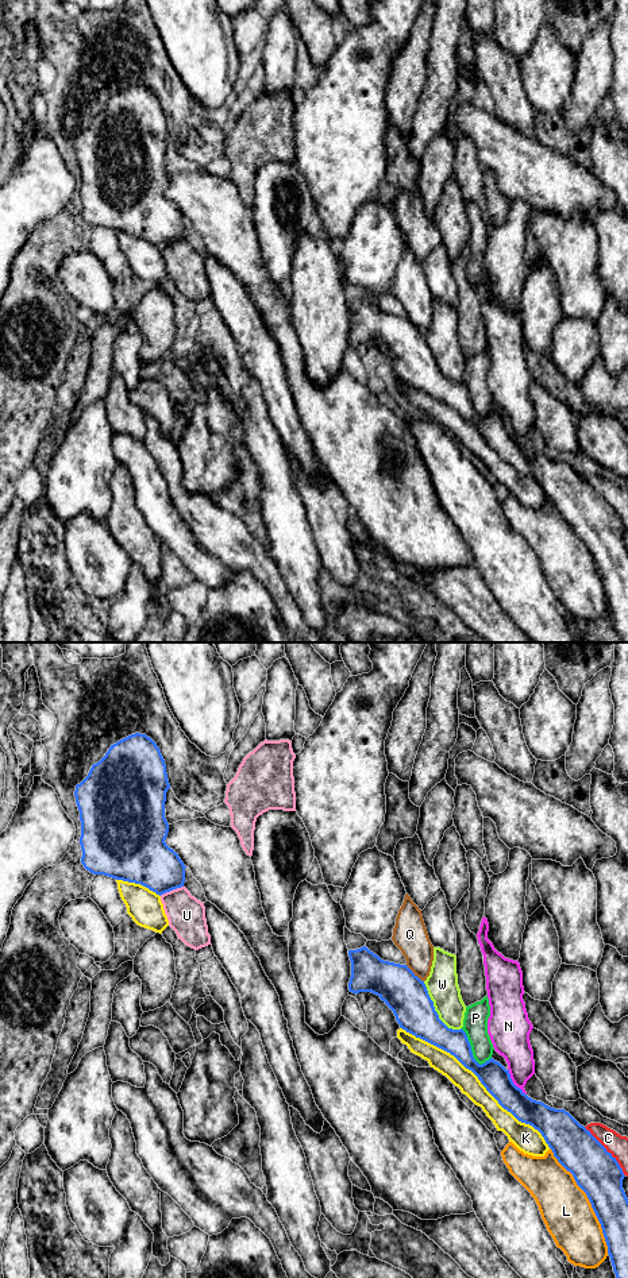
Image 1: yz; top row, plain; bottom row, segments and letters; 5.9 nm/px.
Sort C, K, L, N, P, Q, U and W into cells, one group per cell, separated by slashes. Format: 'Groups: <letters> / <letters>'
Groups: C / K / L / N / P / Q / U / W

